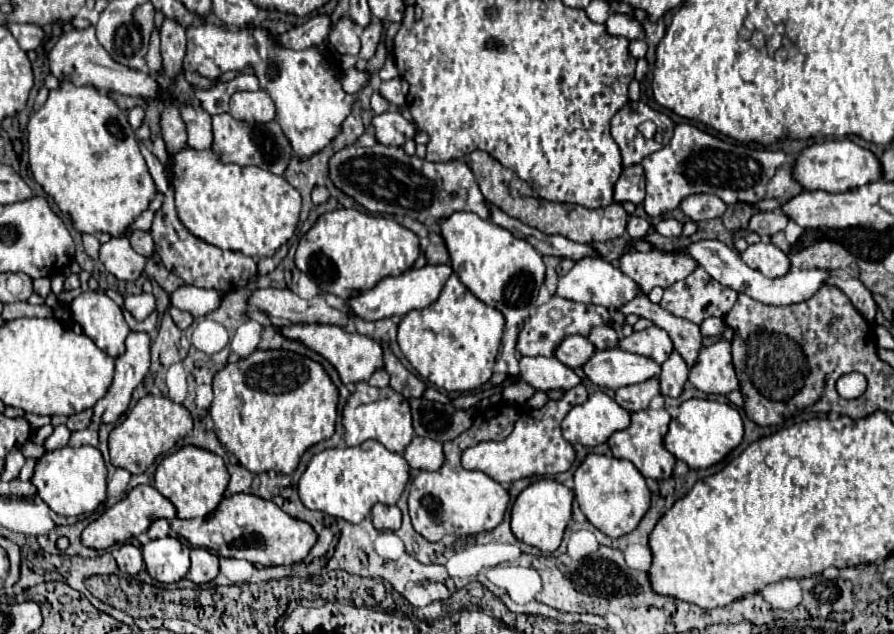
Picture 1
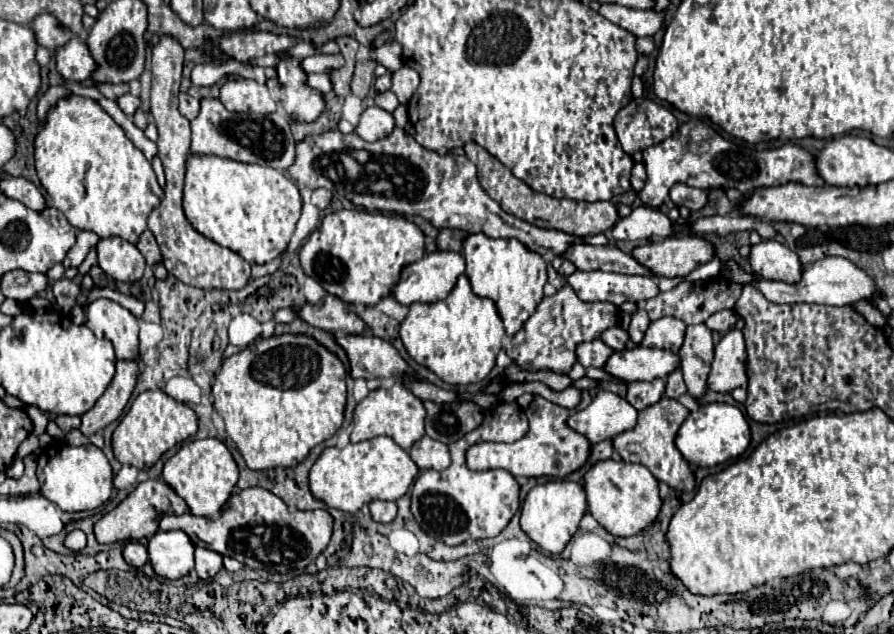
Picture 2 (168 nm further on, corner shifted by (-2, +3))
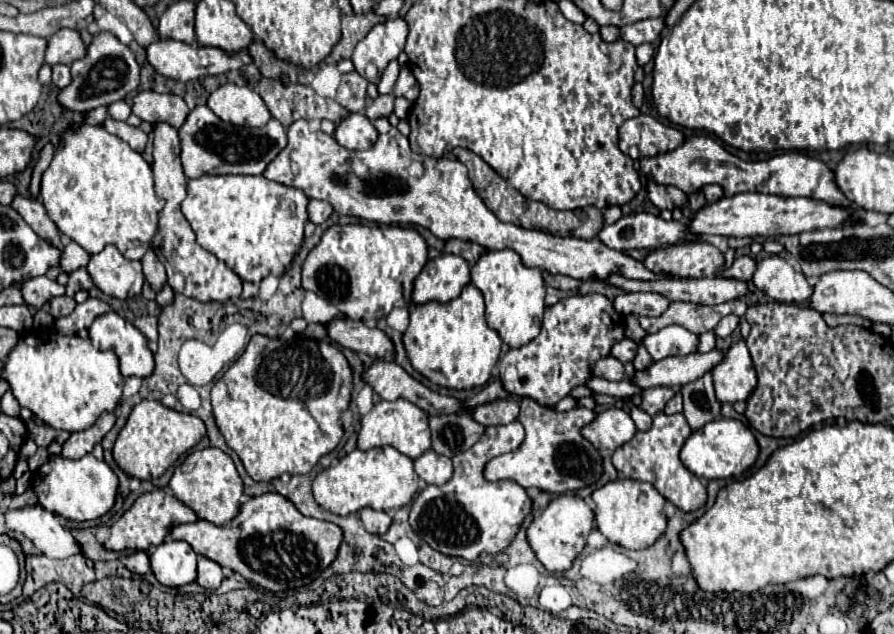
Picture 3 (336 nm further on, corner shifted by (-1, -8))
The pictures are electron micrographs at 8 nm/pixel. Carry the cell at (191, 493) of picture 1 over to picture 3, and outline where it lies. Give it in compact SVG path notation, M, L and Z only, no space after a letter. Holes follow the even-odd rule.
M207 447L201 451L189 453L179 467L175 467L173 477L169 481L169 489L173 495L191 507L199 519L211 521L215 525L227 525L233 521L241 507L243 481L235 469L233 459L217 447Z

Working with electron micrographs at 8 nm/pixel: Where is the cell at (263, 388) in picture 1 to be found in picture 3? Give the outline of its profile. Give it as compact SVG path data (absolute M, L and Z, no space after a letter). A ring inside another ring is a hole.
M253 335L247 349L243 351L243 355L225 371L225 375L213 385L211 389L211 405L213 405L213 415L217 421L219 431L223 433L227 445L241 457L247 473L251 475L251 479L255 481L271 481L281 477L283 473L309 473L315 463L331 453L341 437L343 437L343 421L341 421L341 413L349 407L351 403L351 391L353 391L353 371L345 359L345 355L329 341L317 341L317 339L307 339L307 337L299 337L299 339L291 339L291 341L283 341L279 337L267 337L267 335Z

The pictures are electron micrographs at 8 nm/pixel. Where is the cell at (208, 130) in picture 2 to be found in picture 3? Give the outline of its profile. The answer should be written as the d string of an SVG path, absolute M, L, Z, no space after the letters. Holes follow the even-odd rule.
M197 105L187 115L187 121L179 127L179 141L181 141L183 173L187 179L227 173L261 175L269 165L269 161L273 161L277 153L287 145L287 131L275 119L271 119L265 127L259 129L235 127L223 123L207 105Z

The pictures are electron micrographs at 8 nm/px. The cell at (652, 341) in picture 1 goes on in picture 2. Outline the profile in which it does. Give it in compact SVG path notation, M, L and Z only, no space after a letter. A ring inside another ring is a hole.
M678 318L654 320L654 322L650 322L640 346L662 348L662 350L670 350L670 352L676 354L682 346L684 330L686 330L686 324Z

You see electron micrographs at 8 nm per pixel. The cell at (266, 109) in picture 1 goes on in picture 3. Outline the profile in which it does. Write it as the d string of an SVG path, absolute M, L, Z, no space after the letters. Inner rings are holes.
M221 85L209 95L207 107L221 121L227 121L231 125L263 127L271 119L267 105L249 85Z

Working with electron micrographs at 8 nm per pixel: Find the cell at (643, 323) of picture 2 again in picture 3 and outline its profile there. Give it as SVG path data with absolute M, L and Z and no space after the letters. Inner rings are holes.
M639 343L639 351L637 351L637 357L635 357L635 361L633 361L635 371L643 371L643 369L647 369L651 363L653 363L651 355L649 355L647 349L643 347L643 343Z

